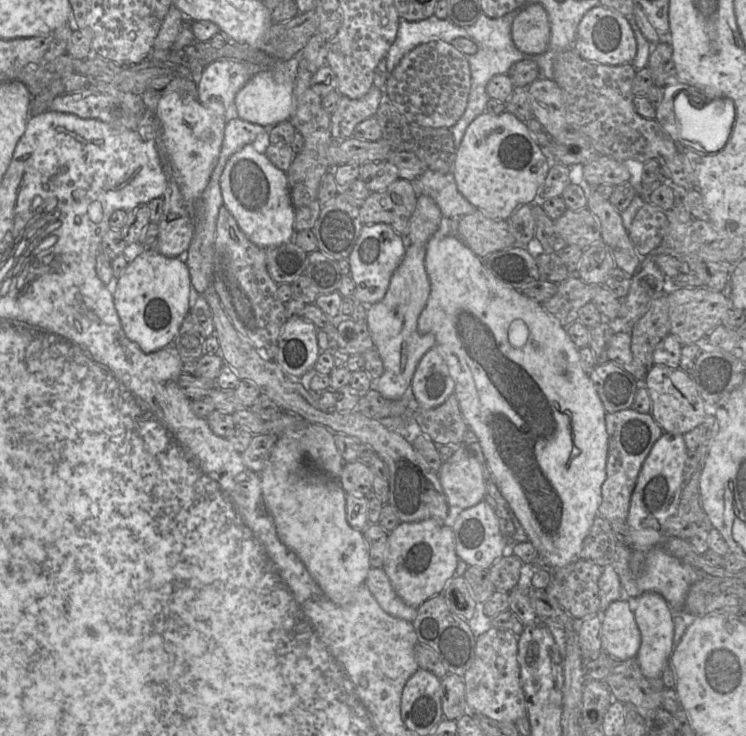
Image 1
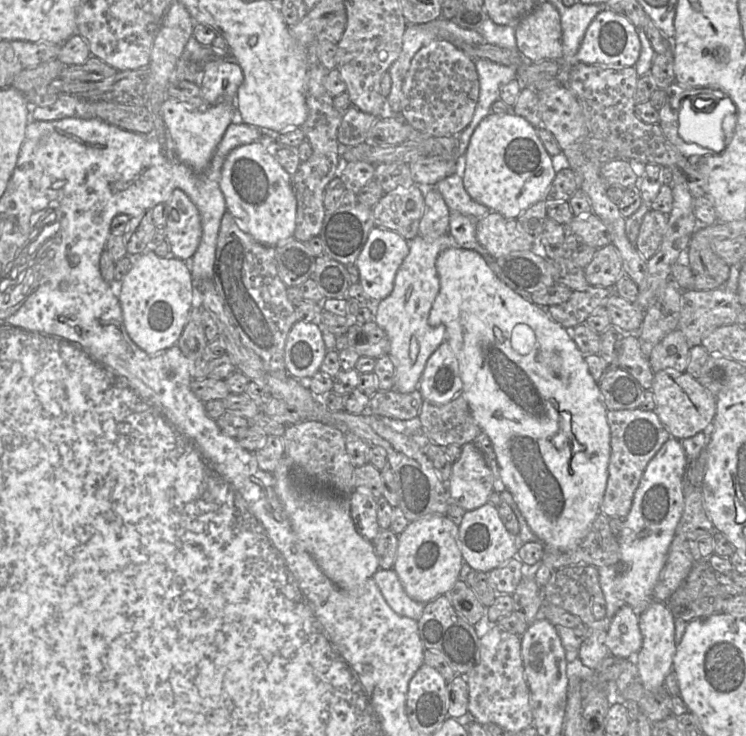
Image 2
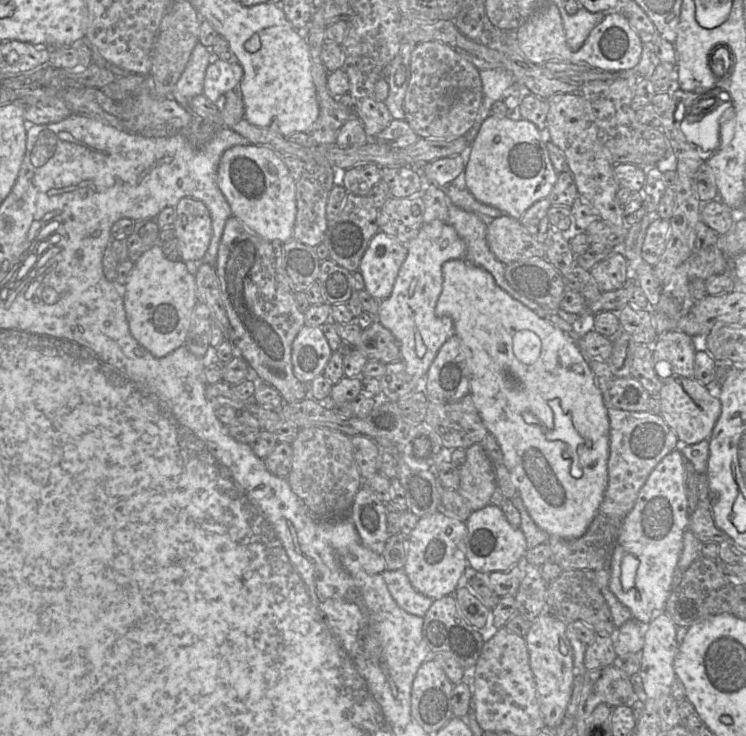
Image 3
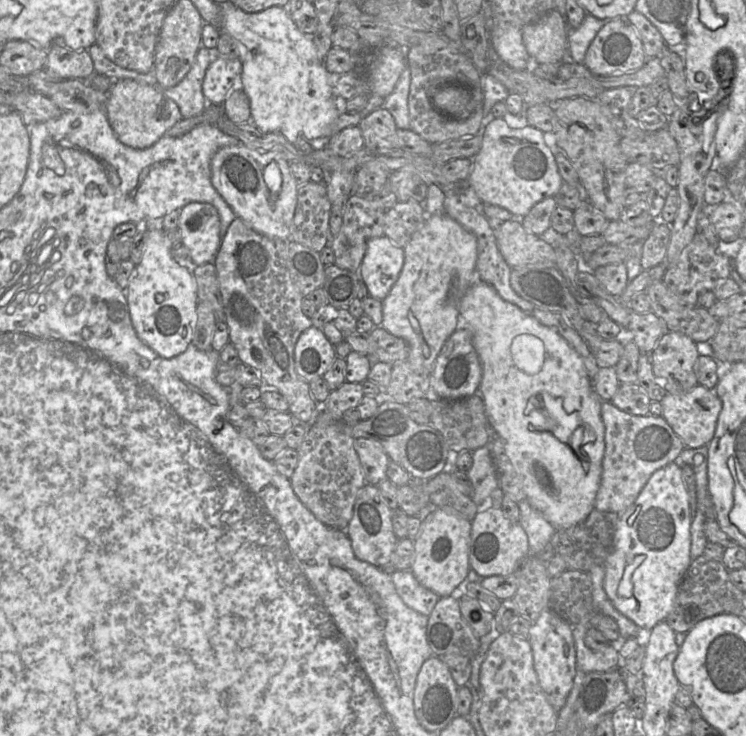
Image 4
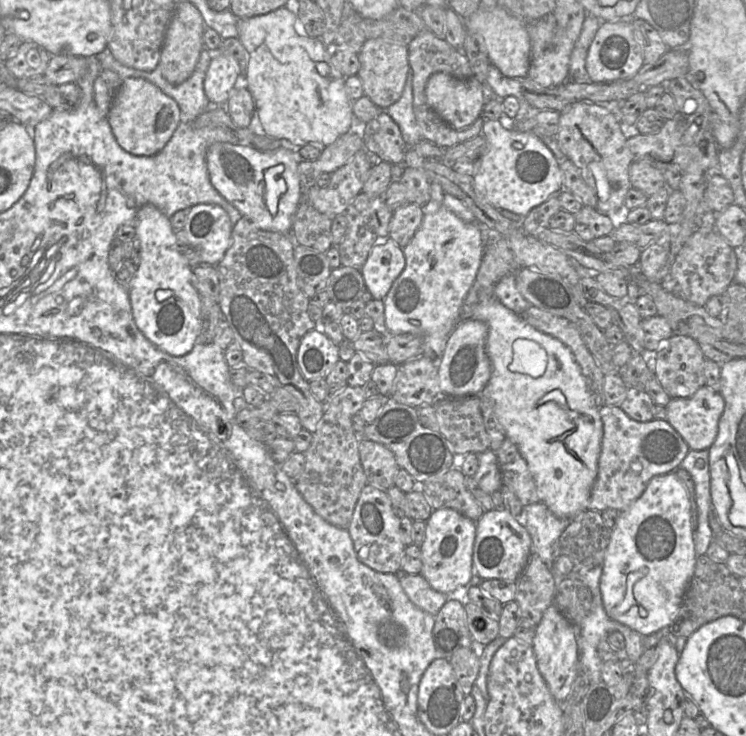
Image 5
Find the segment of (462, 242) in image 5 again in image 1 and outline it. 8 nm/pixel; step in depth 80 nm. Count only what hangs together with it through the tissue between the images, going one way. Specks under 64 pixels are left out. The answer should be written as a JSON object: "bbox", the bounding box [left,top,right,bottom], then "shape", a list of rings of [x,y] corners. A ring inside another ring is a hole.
{"bbox":[366,244,436,400],"shape":[[[408,244],[406,254],[391,278],[385,297],[380,302],[368,306],[366,323],[374,342],[374,348],[380,355],[384,366],[382,376],[377,381],[372,379],[371,389],[377,390],[384,398],[389,400],[400,400],[404,396],[406,390],[411,387],[419,361],[436,344],[433,334],[420,334],[417,330],[418,318],[430,295],[430,281],[425,268],[425,255],[426,245]]]}

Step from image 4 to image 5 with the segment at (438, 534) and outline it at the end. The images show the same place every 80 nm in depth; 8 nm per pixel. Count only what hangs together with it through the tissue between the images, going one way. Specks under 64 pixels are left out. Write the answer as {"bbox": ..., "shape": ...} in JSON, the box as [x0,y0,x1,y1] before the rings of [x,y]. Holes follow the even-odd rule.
{"bbox":[420,508,476,594],"shape":[[[452,508],[433,510],[426,523],[426,536],[420,546],[422,575],[435,590],[450,594],[467,585],[474,575],[473,547],[476,522]]]}

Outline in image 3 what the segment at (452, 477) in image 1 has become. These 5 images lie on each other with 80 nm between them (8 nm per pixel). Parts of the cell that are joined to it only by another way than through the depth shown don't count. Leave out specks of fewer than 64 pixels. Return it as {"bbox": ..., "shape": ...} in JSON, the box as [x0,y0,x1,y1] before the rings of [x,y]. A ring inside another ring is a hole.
{"bbox":[457,443,497,510],"shape":[[[477,443],[466,449],[466,460],[460,466],[460,484],[457,492],[466,500],[471,510],[479,510],[490,504],[490,498],[497,489],[493,466],[484,447]]]}

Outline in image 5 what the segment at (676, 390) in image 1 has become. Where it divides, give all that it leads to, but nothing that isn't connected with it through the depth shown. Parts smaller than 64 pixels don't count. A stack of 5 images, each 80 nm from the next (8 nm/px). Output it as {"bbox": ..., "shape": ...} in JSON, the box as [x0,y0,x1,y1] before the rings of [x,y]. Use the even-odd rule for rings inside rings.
{"bbox":[666,387,725,450],"shape":[[[700,387],[692,396],[673,398],[666,405],[666,421],[691,450],[707,450],[718,434],[725,401],[719,392]]]}

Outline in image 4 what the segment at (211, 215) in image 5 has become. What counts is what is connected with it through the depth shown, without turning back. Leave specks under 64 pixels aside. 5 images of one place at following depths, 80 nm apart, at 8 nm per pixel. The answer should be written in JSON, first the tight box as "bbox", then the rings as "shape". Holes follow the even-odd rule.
{"bbox":[178,202,220,265],"shape":[[[190,202],[181,208],[178,229],[195,265],[213,262],[220,244],[220,219],[209,203]]]}

